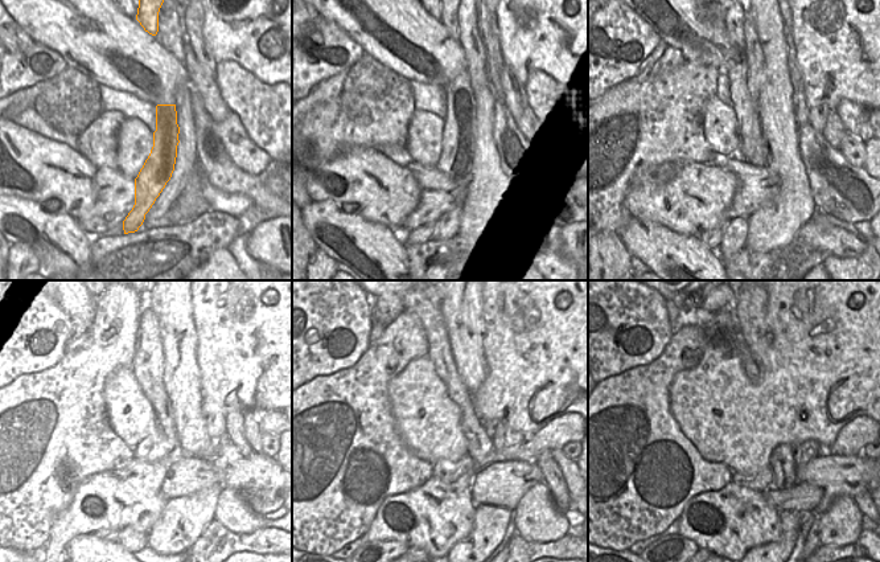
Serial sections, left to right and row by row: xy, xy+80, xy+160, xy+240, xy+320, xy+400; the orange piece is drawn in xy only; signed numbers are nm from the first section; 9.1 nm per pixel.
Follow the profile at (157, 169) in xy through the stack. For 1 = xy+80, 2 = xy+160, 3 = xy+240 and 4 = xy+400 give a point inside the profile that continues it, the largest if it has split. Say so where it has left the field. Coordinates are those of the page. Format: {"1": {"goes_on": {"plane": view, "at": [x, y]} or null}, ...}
{"1": {"goes_on": {"plane": "xy+80", "at": [459, 140]}}, "2": {"goes_on": {"plane": "xy+160", "at": [752, 53]}}, "3": {"goes_on": {"plane": "xy+240", "at": [106, 534]}}, "4": {"goes_on": {"plane": "xy+400", "at": [674, 549]}}}

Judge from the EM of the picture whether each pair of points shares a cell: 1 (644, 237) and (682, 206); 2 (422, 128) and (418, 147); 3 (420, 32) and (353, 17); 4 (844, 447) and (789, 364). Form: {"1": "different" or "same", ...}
{"1": "different", "2": "same", "3": "same", "4": "different"}

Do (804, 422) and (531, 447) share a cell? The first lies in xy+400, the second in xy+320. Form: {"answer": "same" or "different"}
{"answer": "different"}

